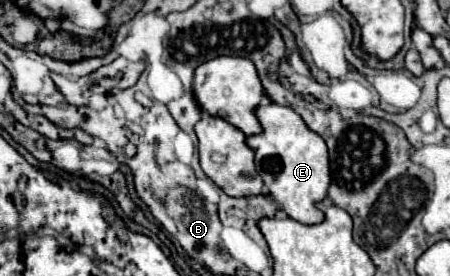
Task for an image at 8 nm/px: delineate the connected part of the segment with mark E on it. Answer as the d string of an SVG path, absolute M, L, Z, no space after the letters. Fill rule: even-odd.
M266 95L256 109L256 117L262 125L262 133L246 137L246 145L254 151L256 171L264 181L266 193L288 217L310 225L320 223L324 219L324 213L316 209L316 203L326 197L330 185L328 149L324 139L310 131L294 109L271 103Z

